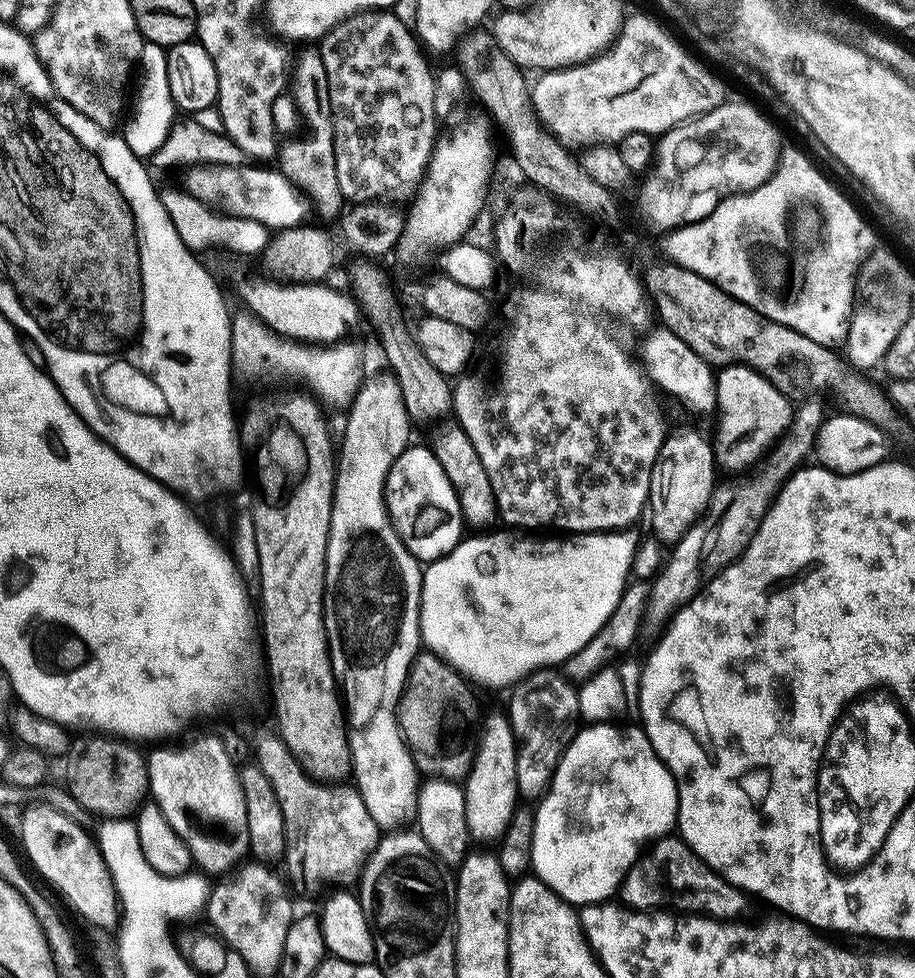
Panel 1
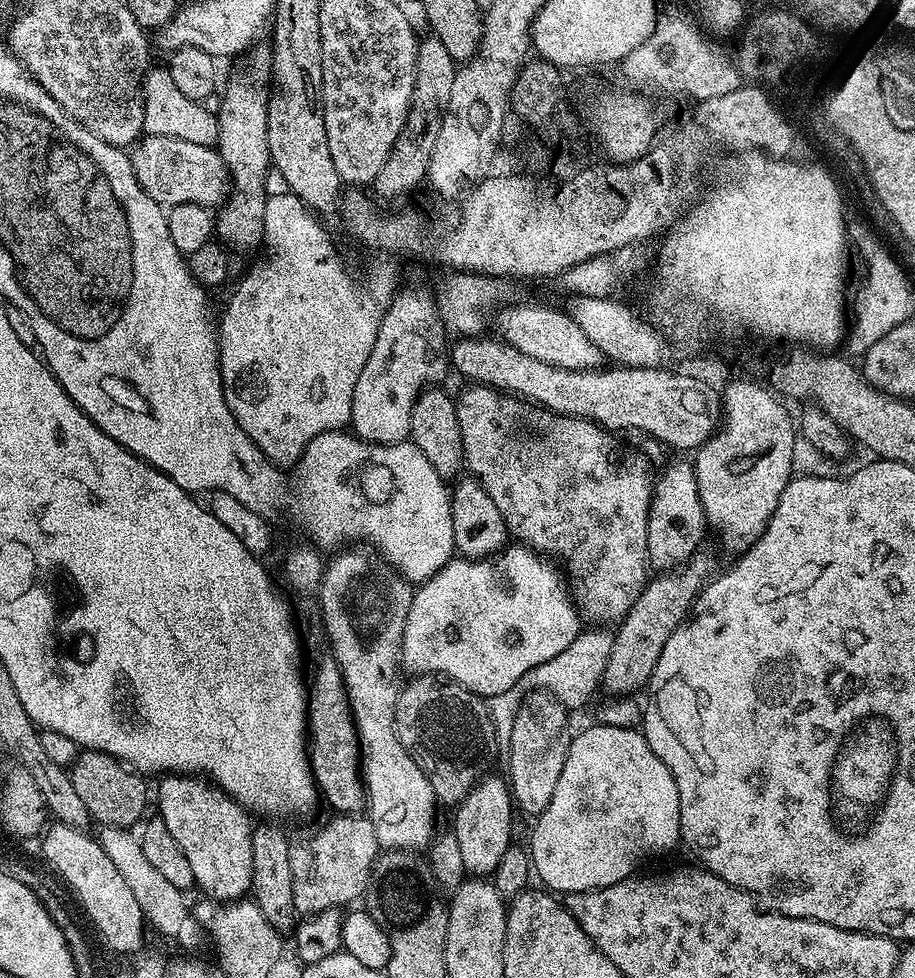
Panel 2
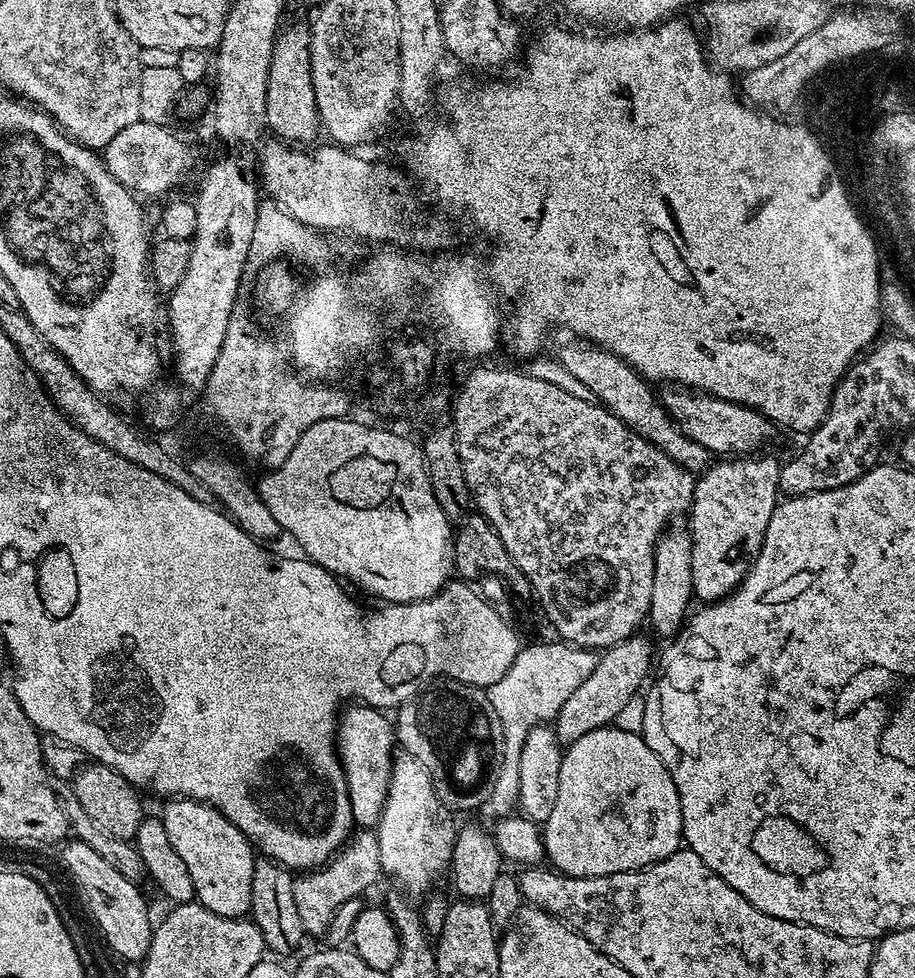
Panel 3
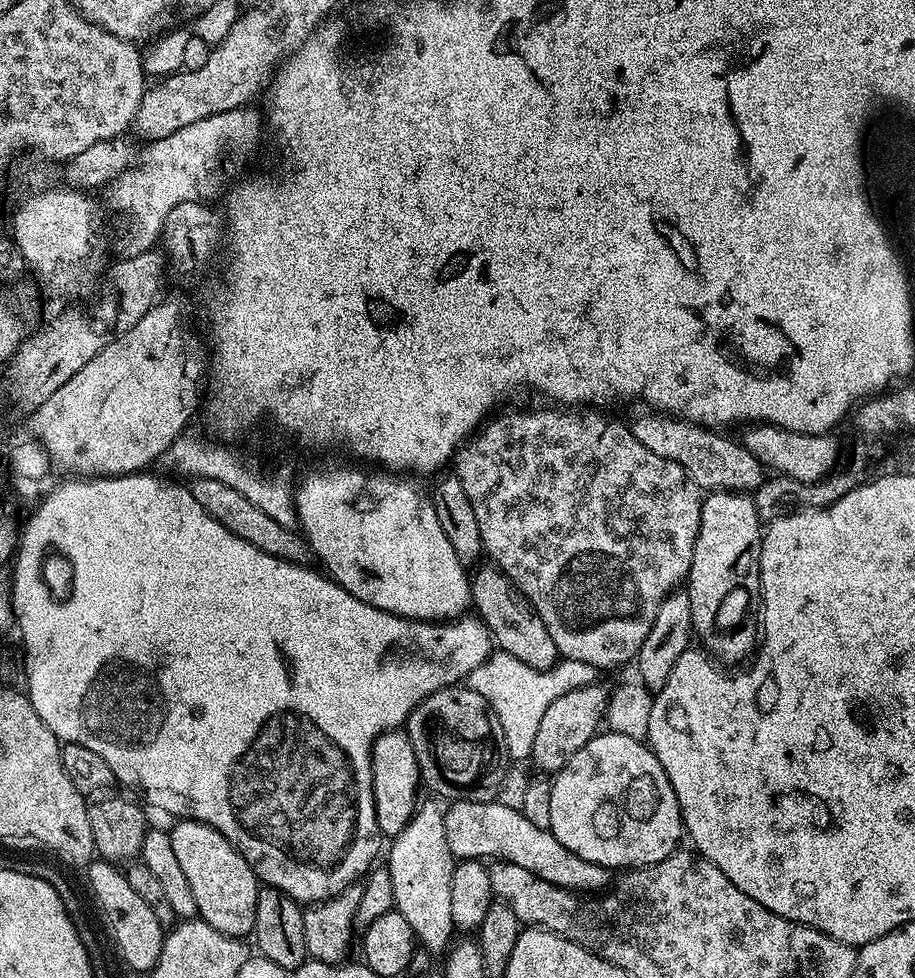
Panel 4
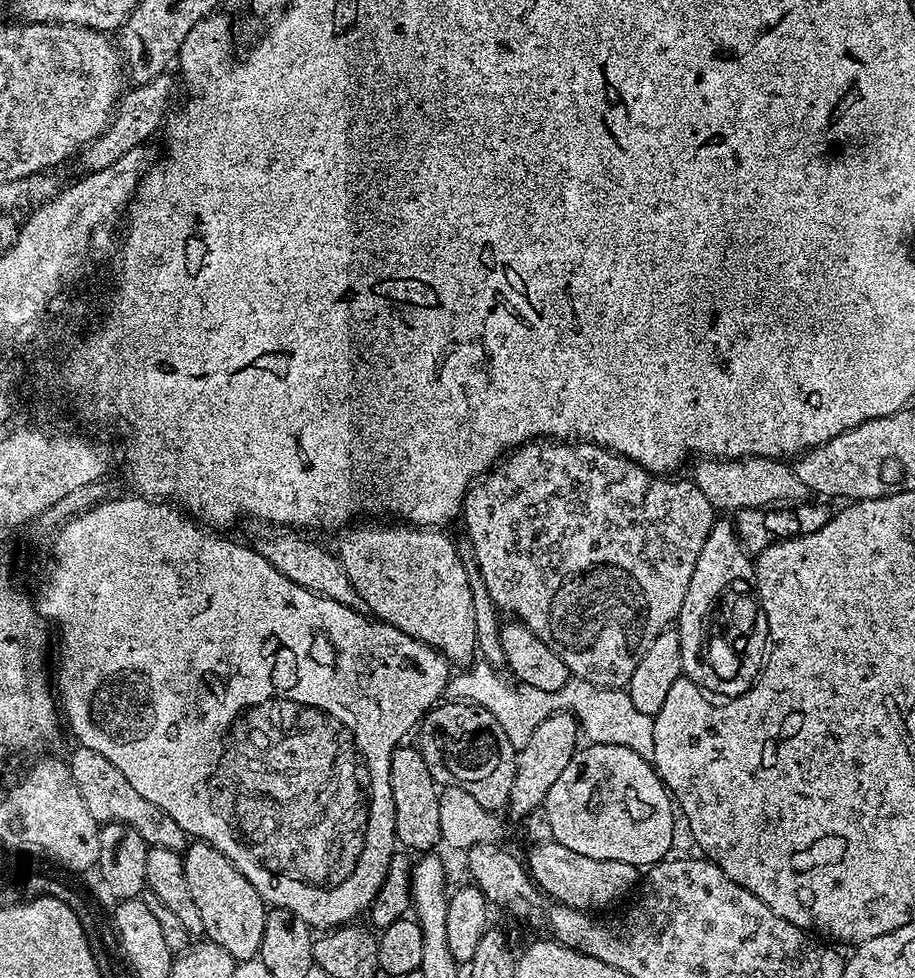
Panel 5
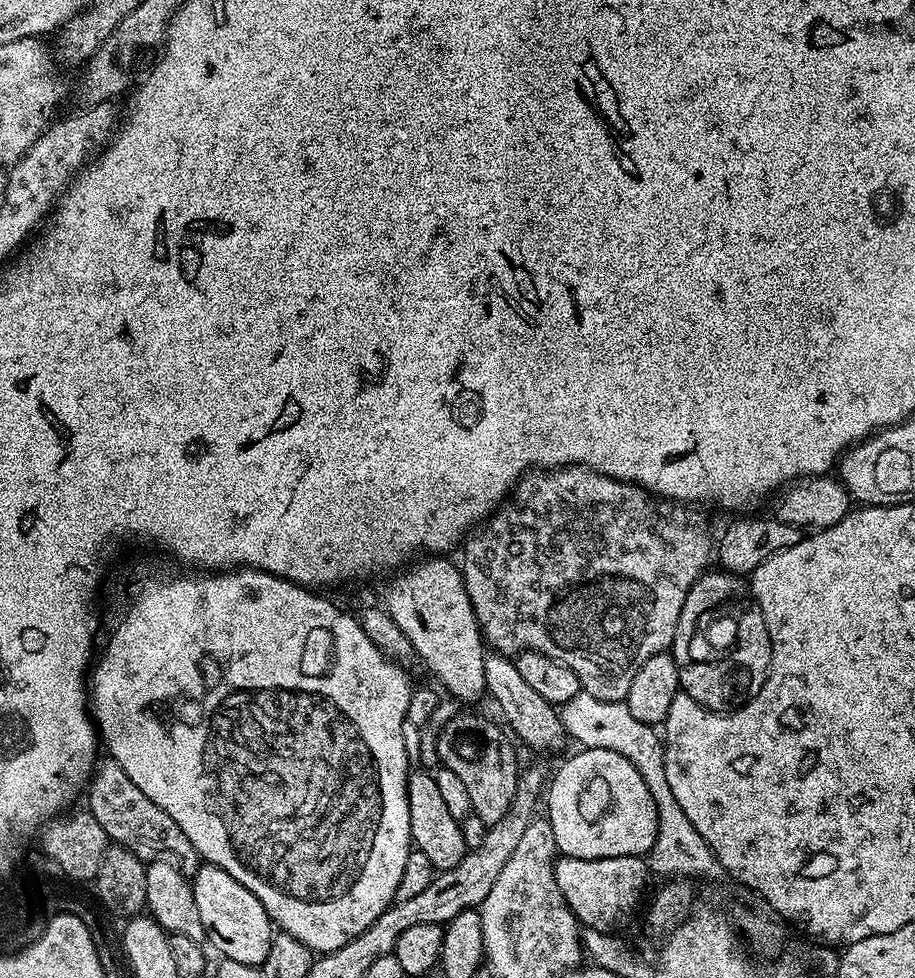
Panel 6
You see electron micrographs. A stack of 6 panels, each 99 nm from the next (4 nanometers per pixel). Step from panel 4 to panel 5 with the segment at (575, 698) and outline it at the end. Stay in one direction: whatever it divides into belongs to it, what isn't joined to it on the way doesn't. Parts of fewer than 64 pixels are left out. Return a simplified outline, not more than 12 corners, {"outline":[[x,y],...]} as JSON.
{"outline":[[567,710],[545,715],[516,753],[507,815],[523,821],[578,751]]}

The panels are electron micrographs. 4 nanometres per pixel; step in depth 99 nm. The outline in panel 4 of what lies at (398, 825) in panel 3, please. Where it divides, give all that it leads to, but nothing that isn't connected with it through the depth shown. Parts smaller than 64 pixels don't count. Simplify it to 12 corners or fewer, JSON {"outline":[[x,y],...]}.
{"outline":[[423,801],[391,841],[391,903],[423,951],[453,943],[454,857]]}

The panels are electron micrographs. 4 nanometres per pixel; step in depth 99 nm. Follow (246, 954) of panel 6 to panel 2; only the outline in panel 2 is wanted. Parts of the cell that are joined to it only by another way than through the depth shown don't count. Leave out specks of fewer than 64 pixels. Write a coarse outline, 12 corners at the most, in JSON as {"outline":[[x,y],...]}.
{"outline":[[168,774],[159,819],[209,900],[252,887],[249,813],[196,774]]}

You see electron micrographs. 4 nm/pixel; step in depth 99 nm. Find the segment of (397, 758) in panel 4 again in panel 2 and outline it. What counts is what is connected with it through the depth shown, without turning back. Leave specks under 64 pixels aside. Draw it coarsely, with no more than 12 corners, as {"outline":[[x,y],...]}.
{"outline":[[331,655],[306,688],[308,759],[340,814],[365,807],[360,736]]}

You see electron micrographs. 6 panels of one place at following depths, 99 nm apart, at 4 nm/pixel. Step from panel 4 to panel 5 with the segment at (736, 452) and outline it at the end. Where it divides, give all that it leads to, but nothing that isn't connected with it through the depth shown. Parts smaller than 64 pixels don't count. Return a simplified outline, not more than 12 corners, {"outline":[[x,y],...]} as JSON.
{"outline":[[700,458],[690,479],[728,514],[804,502],[792,464]]}

